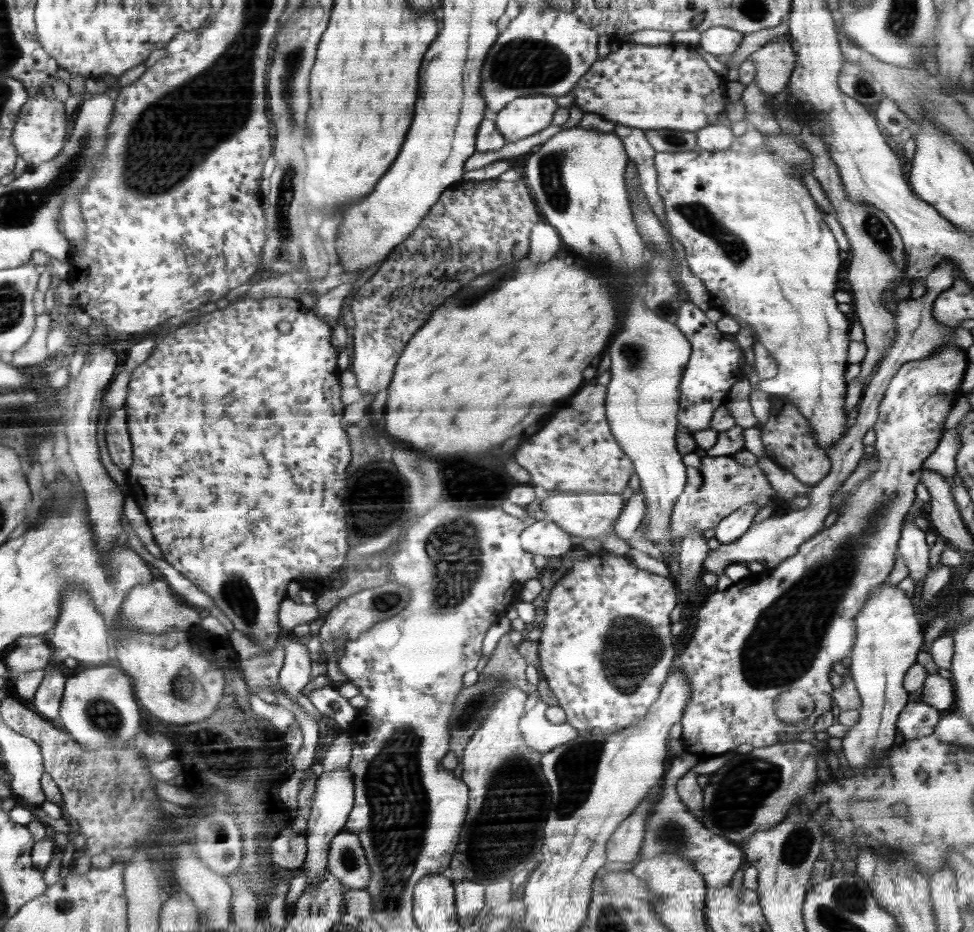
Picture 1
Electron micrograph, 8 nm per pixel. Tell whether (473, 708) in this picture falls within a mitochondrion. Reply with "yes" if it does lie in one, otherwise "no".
yes

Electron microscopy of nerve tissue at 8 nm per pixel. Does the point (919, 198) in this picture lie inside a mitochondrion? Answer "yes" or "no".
no

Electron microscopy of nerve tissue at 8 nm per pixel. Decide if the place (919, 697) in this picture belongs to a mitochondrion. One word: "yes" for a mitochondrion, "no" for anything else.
no

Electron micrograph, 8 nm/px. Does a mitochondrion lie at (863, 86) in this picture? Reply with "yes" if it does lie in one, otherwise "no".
yes

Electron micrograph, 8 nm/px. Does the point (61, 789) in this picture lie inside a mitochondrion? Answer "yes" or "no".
no

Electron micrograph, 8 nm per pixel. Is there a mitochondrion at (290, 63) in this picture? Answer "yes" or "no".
yes

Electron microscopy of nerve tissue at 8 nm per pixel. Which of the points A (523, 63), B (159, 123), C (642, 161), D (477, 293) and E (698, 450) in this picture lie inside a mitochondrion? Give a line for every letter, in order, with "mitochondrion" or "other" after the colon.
A: mitochondrion
B: mitochondrion
C: other
D: mitochondrion
E: other

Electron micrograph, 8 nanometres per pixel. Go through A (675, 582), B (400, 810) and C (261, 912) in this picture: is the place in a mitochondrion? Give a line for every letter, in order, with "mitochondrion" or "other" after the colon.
A: other
B: mitochondrion
C: other

